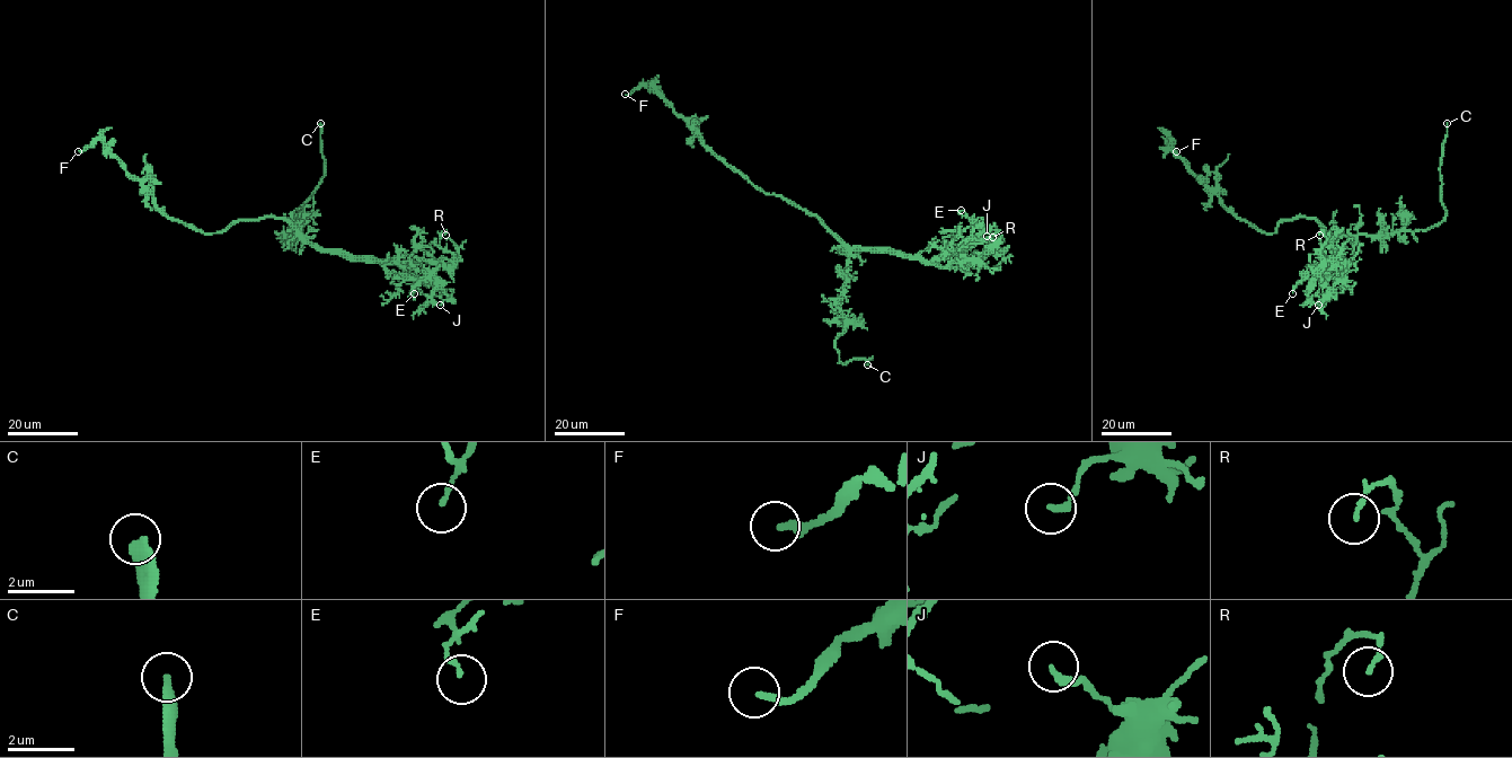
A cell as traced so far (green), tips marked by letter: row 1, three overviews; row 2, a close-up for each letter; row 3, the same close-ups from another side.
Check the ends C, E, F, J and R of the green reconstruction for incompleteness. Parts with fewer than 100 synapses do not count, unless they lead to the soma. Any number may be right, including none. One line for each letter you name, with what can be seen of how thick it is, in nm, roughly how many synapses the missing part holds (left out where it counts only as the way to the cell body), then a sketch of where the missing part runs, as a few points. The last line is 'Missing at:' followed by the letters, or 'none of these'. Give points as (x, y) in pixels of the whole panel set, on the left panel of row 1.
C: 280 nm | (320, 123), (310, 105), (334, 106), (339, 112)
Missing at: C

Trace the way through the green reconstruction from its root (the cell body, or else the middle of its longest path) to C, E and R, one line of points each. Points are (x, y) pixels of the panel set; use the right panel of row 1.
C: (1298, 217), (1314, 218), (1332, 236), (1384, 236), (1437, 226), (1447, 214), (1441, 201), (1440, 175), (1447, 123)
E: (1298, 217), (1317, 221), (1331, 238), (1332, 250), (1343, 266), (1329, 276), (1299, 280), (1292, 293)
R: (1298, 217), (1314, 218), (1344, 262), (1336, 255), (1324, 266), (1320, 249), (1326, 237), (1319, 235)

